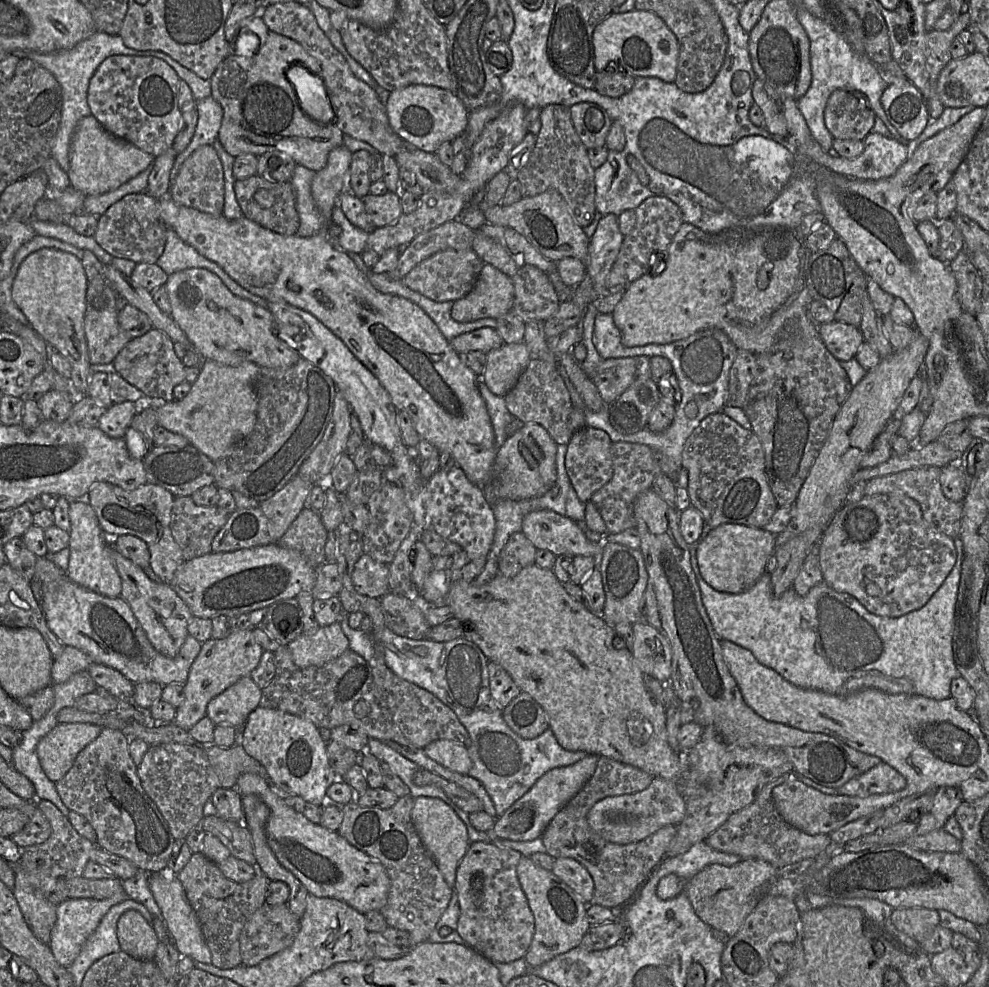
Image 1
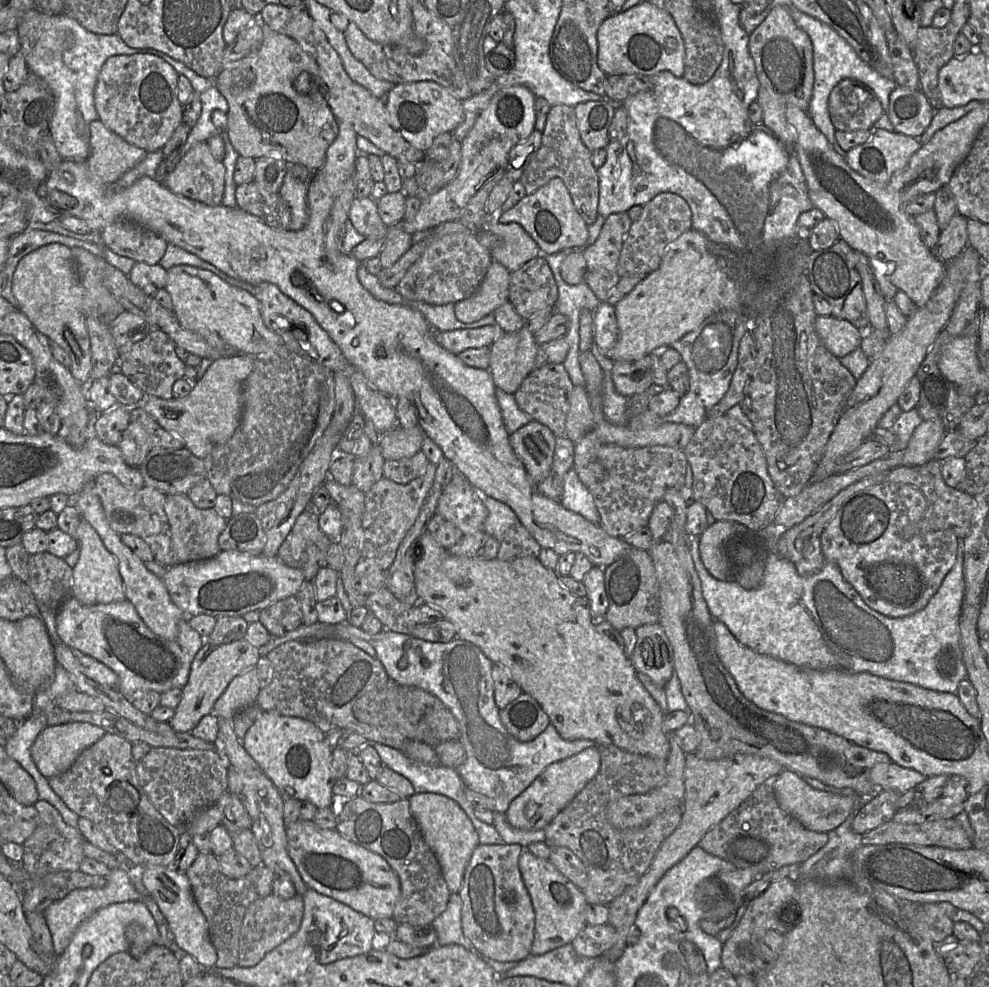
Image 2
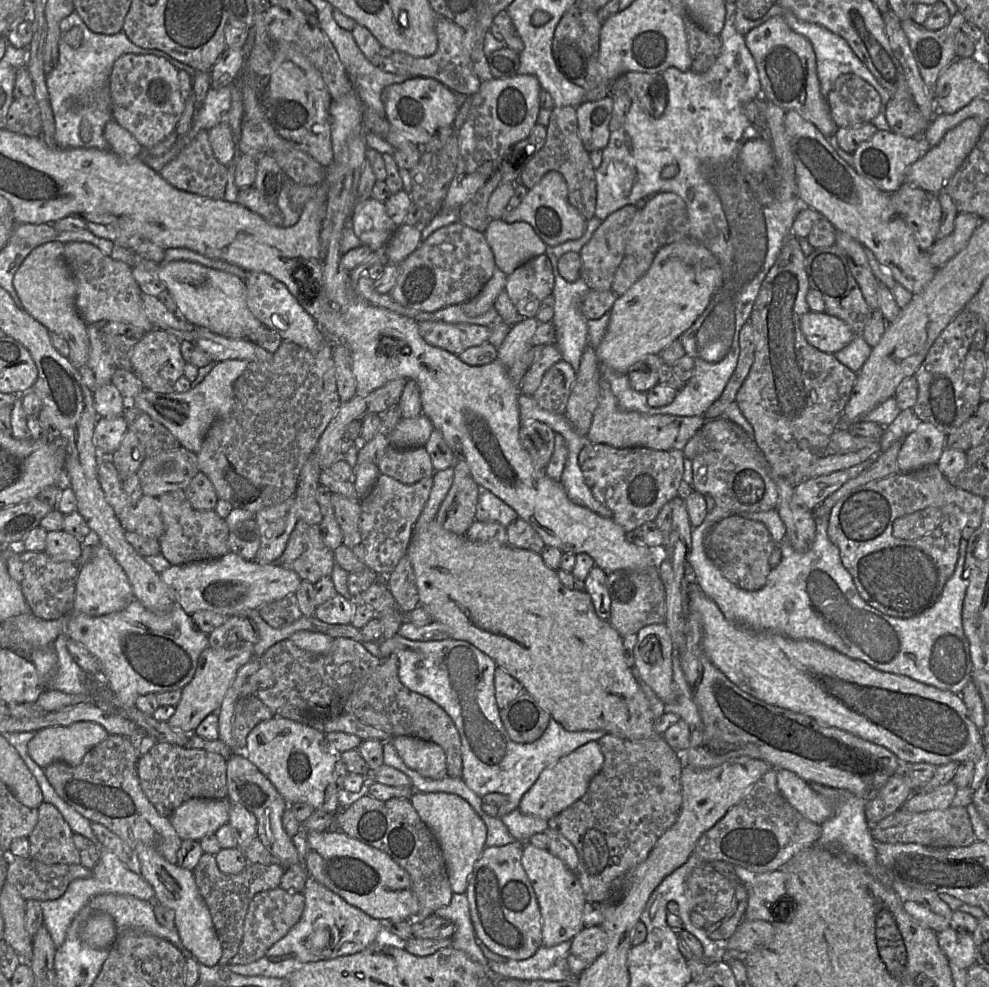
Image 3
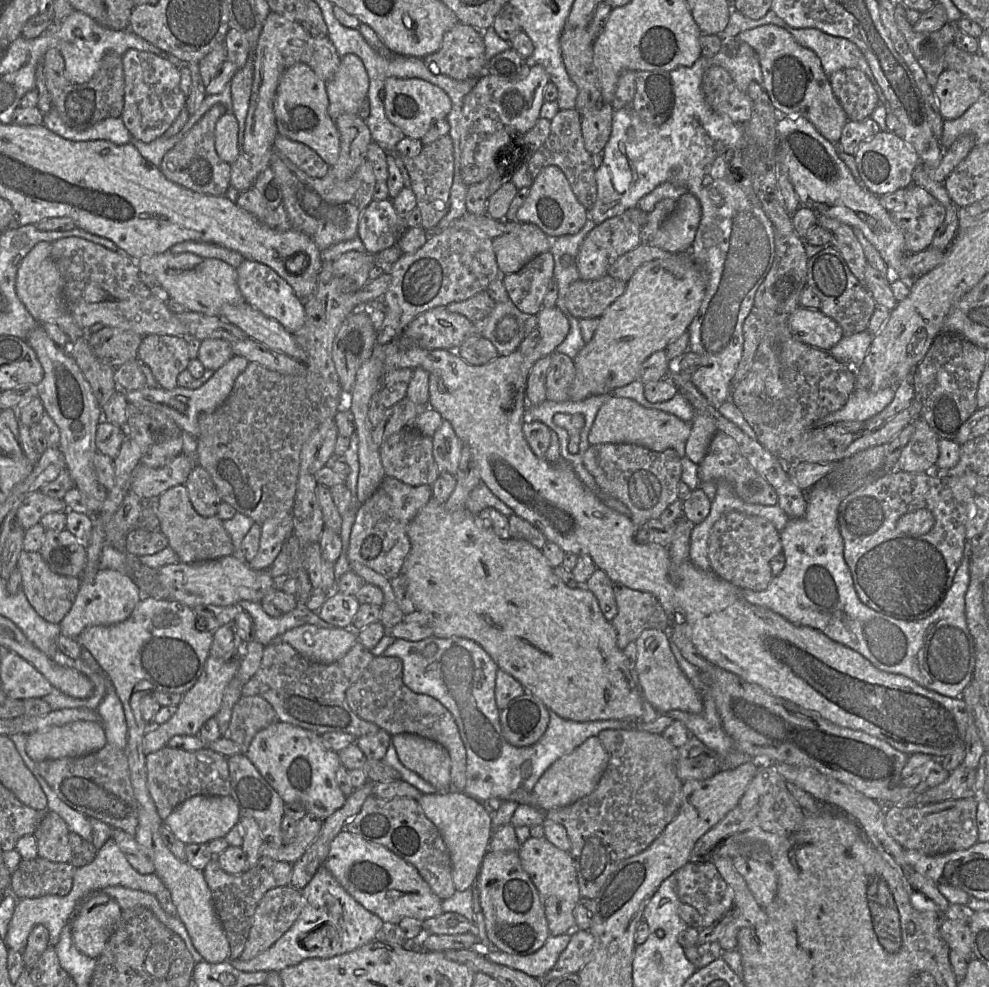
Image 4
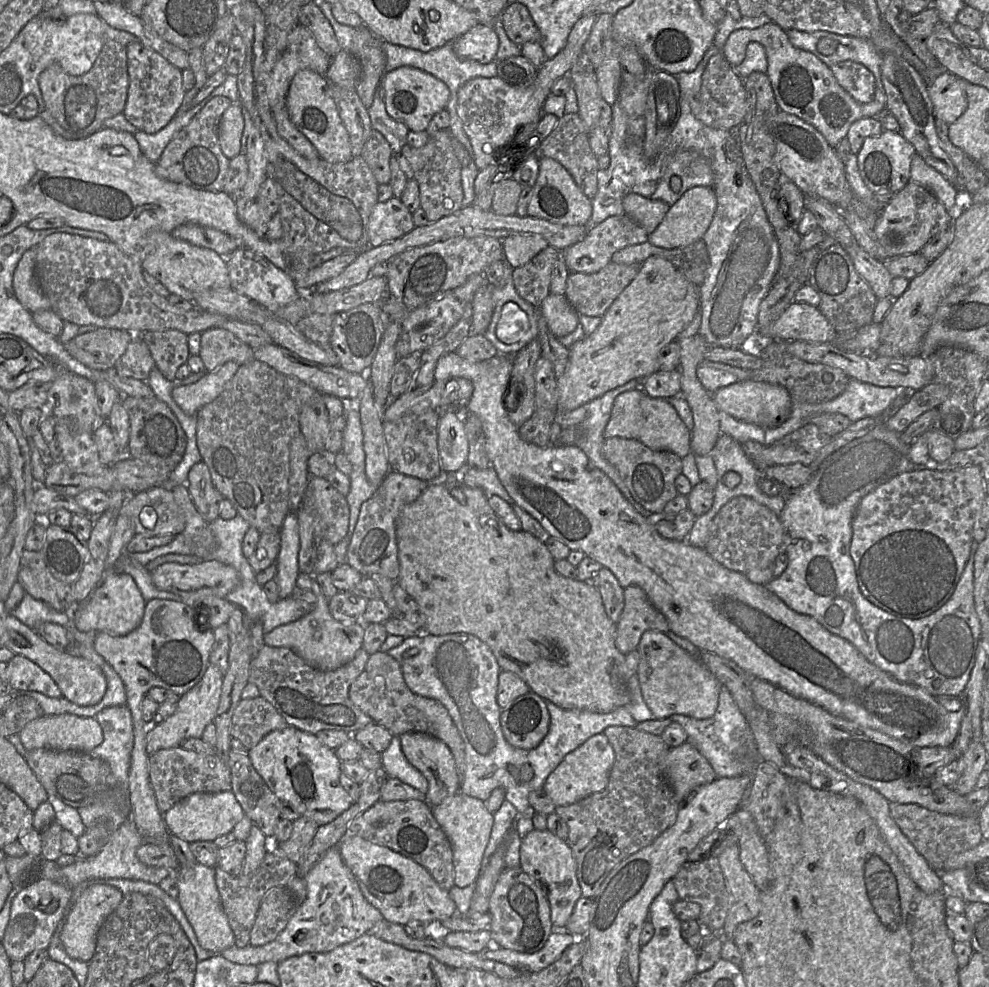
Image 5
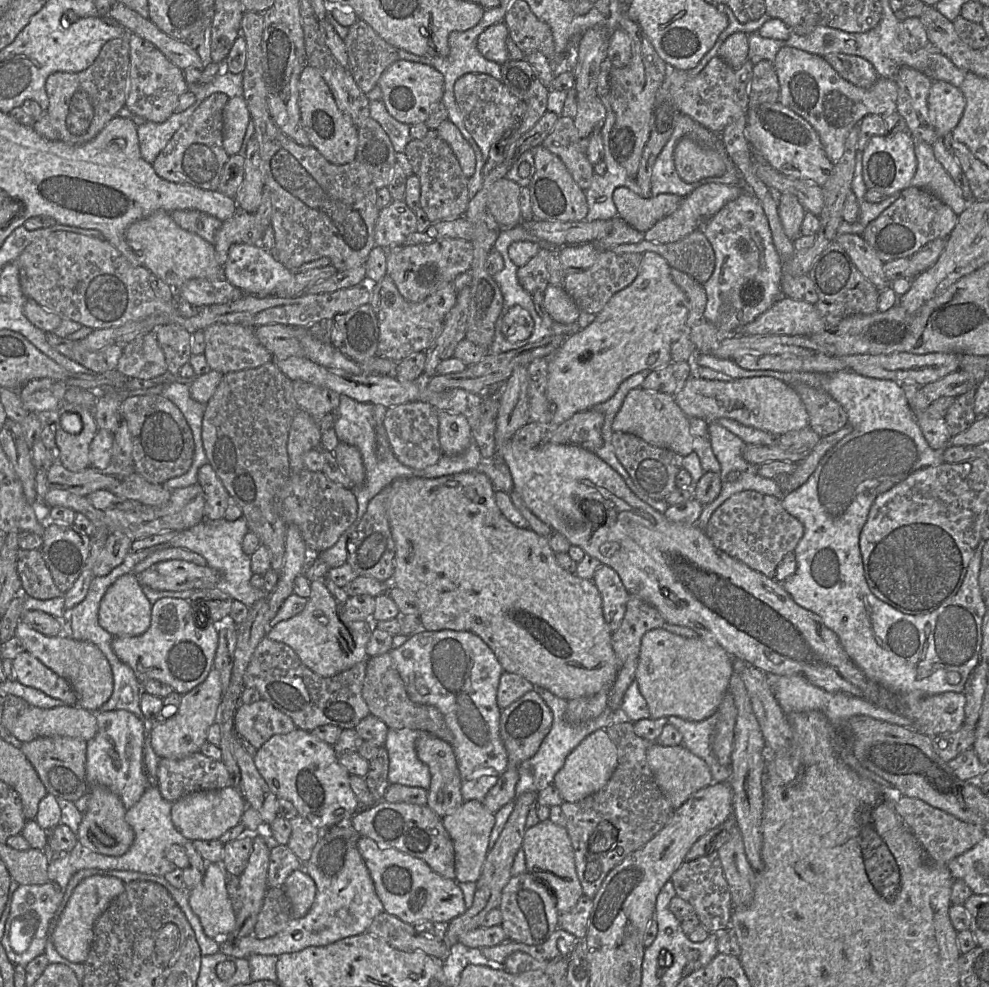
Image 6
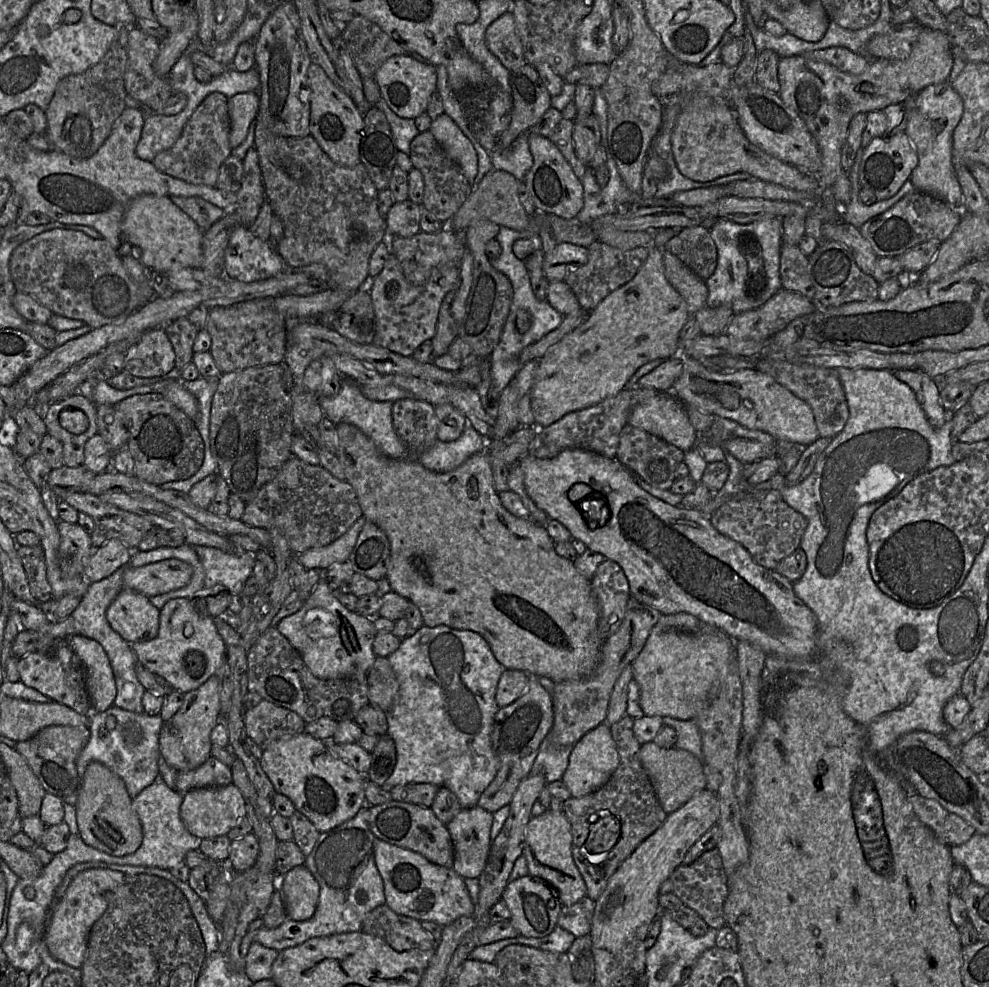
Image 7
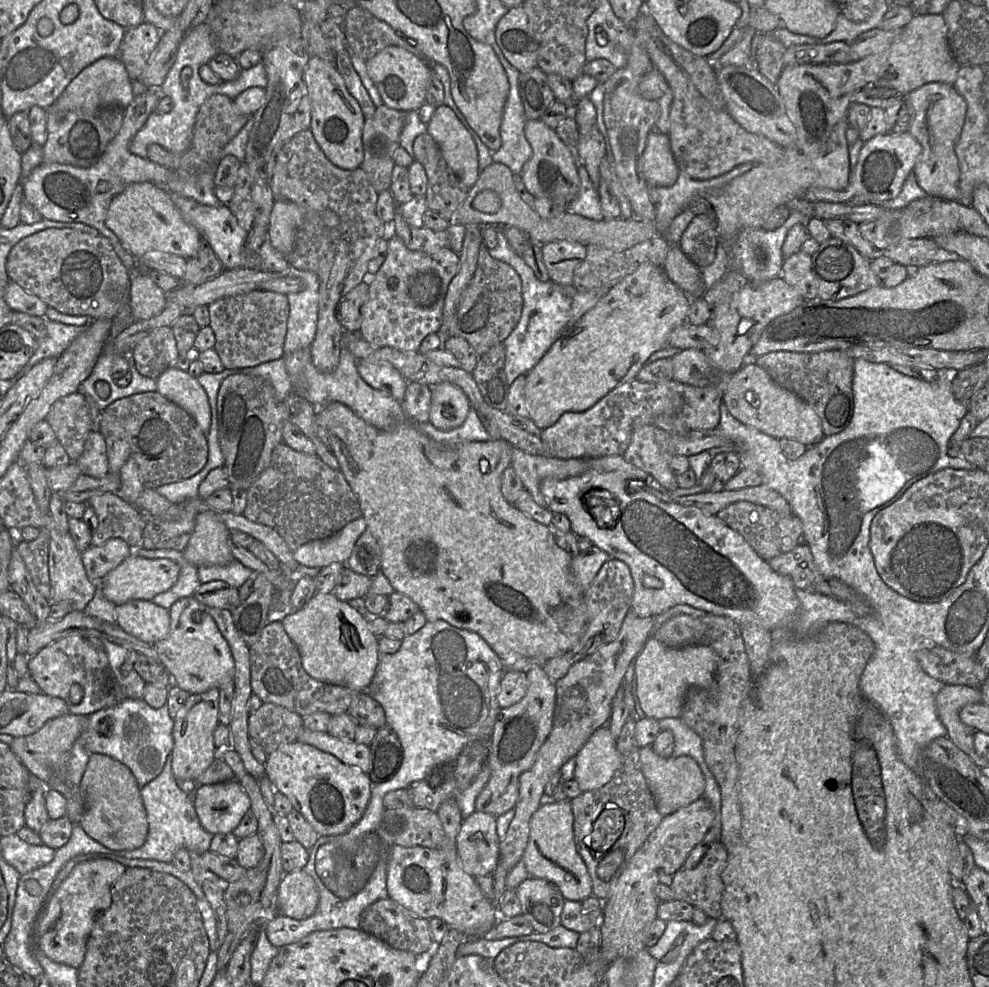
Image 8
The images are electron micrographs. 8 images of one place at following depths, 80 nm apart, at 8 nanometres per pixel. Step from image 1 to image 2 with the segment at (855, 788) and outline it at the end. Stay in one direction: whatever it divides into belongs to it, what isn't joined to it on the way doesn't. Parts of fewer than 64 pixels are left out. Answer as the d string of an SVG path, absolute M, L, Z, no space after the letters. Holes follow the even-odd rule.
M893 762L875 766L870 774L875 793L892 790L901 795L925 780L925 778L926 776L920 772L901 767Z

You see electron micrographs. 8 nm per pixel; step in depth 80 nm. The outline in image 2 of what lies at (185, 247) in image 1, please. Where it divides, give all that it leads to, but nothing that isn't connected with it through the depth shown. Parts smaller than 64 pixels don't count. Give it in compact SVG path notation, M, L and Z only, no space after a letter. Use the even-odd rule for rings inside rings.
M171 243L167 244L166 252L159 262L159 265L166 271L177 265L190 265L200 269L209 270L228 284L247 290L254 295L255 286L238 279L234 279L216 268L214 265L212 266L208 264L208 262L202 260L197 255Z

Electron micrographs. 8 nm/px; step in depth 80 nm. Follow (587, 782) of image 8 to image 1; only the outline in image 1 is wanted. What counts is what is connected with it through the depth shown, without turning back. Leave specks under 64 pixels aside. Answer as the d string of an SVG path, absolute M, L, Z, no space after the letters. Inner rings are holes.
M587 754L582 760L565 767L549 770L519 800L496 819L492 829L486 833L489 840L516 842L533 841L540 838L554 816L582 789L593 775L599 756Z

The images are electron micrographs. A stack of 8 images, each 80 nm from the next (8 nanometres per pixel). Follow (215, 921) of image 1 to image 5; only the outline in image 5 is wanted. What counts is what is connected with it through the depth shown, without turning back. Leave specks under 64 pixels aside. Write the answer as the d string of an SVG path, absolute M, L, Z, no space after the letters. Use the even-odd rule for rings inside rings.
M267 851L263 862L252 877L243 877L242 872L238 876L233 876L218 866L214 869L221 904L234 934L234 945L239 948L245 947L249 944L250 933L263 897L271 888L286 886L289 880L297 874L297 864L285 856Z

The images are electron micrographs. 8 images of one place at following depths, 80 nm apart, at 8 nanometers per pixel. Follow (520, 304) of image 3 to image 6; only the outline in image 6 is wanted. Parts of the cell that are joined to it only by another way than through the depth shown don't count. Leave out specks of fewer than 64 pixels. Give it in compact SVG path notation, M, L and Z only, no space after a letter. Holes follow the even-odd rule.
M541 242L540 245L537 254L517 270L520 285L531 295L534 292L544 292L549 284L547 260L550 250L554 247L545 242Z

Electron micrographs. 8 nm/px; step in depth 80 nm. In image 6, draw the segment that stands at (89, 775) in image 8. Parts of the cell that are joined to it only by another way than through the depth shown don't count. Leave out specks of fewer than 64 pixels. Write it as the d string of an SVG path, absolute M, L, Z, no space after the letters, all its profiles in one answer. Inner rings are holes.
M91 786L86 793L88 806L79 825L78 842L89 850L108 856L121 856L133 844L135 834L126 822L126 808L121 799L104 786Z

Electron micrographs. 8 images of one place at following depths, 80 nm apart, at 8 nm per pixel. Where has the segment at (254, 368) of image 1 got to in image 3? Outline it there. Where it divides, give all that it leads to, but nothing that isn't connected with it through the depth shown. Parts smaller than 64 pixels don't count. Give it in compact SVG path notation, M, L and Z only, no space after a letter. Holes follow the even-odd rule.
M237 359L216 362L205 379L188 392L162 394L144 389L129 402L129 405L147 413L165 426L179 440L182 447L197 454L212 424L233 408L234 383L244 373L249 363L247 360Z

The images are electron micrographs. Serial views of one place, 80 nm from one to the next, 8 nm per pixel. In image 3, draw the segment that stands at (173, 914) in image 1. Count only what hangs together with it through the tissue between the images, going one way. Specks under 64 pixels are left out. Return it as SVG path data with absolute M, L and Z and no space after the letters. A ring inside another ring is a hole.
M138 845L135 850L141 865L140 875L153 887L157 900L174 911L175 928L183 946L192 953L198 963L208 967L215 966L221 958L222 946L193 872L171 864L153 847Z

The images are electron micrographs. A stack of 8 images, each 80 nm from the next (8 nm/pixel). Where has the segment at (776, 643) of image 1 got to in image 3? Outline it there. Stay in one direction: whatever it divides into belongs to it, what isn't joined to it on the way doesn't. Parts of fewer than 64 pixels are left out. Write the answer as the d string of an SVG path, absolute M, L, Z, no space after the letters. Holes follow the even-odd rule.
M707 512L703 522L691 531L691 548L687 564L691 568L692 578L701 591L715 602L725 618L738 627L778 633L794 640L816 641L851 659L861 660L879 671L905 675L918 682L960 696L964 686L971 680L973 668L961 616L968 585L964 568L967 541L960 540L954 572L944 585L936 603L921 615L903 619L881 613L859 596L851 575L841 562L839 548L828 538L829 517L815 517L814 520L816 534L811 548L805 553L800 553L783 540L777 545L781 551L780 563L770 570L765 585L756 591L746 591L729 582L707 555L706 536L716 524L711 522L710 512Z

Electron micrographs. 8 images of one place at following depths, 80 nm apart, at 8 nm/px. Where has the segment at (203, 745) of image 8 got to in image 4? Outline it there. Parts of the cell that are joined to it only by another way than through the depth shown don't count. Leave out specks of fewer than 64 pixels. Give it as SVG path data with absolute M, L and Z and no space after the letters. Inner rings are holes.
M209 656L198 680L182 695L177 710L171 718L161 725L149 727L146 731L143 740L144 754L150 754L167 746L168 741L176 735L198 735L201 726L218 712L224 690L236 675L238 668L239 656L227 661Z

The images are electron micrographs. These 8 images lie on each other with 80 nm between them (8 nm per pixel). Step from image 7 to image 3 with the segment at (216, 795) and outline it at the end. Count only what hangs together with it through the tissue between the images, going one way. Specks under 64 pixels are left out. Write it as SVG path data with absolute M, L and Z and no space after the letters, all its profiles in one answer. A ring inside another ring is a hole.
M192 798L179 806L169 820L182 840L200 841L228 823L231 804L228 798Z

